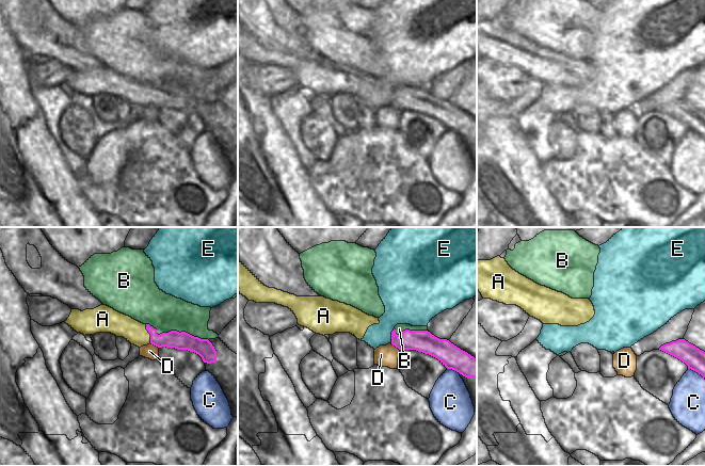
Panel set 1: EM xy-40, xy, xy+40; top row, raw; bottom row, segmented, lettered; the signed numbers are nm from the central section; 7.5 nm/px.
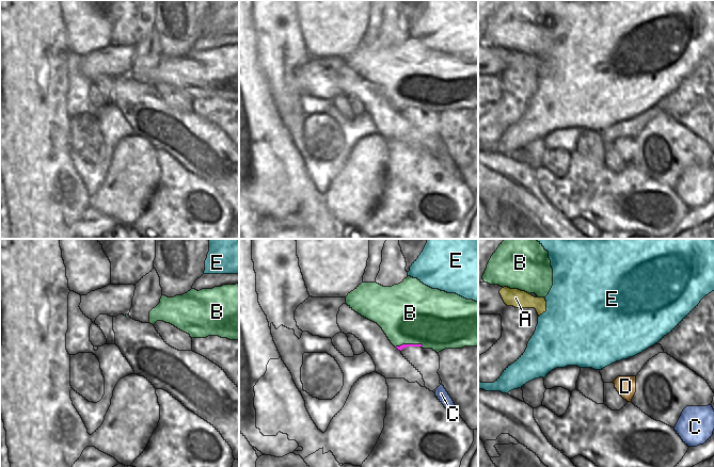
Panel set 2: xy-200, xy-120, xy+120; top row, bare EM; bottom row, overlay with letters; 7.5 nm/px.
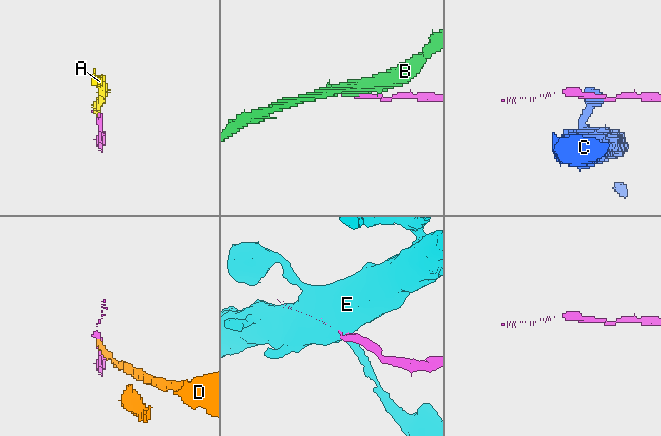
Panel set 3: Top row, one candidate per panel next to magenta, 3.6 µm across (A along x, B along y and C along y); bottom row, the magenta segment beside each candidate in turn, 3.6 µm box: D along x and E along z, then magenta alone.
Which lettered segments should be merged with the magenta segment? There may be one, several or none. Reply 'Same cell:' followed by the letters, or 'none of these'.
Same cell: A

